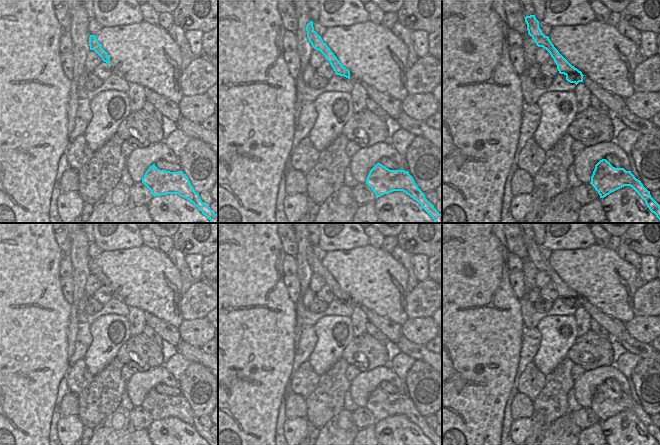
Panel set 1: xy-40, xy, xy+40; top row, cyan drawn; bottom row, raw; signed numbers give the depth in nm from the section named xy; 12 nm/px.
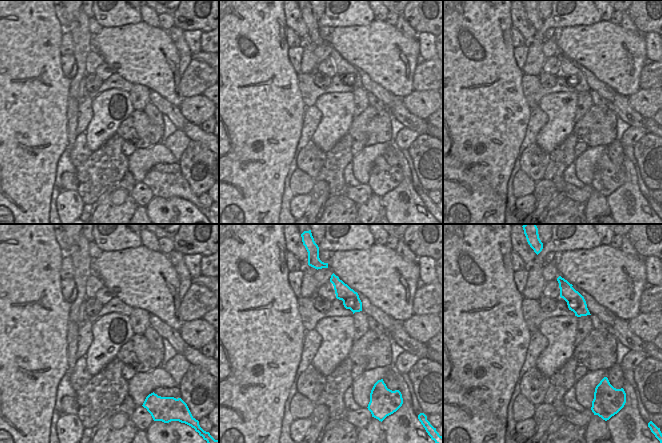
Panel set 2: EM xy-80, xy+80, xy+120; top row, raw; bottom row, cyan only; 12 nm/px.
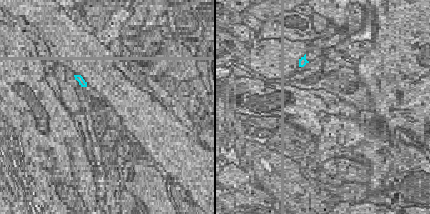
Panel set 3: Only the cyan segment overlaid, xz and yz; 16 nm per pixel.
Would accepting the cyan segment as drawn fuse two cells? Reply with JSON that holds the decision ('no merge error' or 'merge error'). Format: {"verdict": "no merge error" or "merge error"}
{"verdict": "no merge error"}

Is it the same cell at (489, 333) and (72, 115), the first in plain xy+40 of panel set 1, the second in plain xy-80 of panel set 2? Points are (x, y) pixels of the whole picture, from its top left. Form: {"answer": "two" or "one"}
{"answer": "two"}

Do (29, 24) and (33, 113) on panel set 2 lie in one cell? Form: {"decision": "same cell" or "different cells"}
{"decision": "same cell"}

